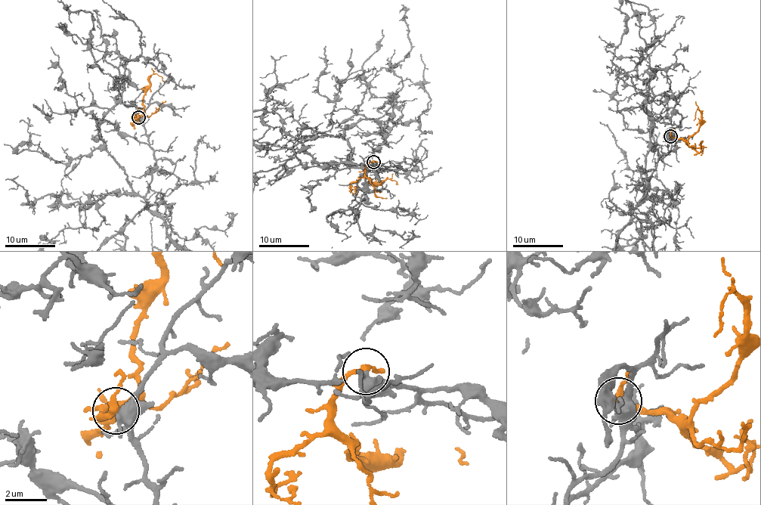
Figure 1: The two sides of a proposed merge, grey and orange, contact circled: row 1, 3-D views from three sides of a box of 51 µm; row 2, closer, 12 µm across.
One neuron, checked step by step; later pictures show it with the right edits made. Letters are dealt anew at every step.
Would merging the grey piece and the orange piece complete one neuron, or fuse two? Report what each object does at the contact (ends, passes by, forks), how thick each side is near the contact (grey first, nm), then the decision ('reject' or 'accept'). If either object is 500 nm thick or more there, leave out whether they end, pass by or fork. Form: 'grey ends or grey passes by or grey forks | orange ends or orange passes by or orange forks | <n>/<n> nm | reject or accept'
grey passes by | orange passes by | 400/240 nm | reject

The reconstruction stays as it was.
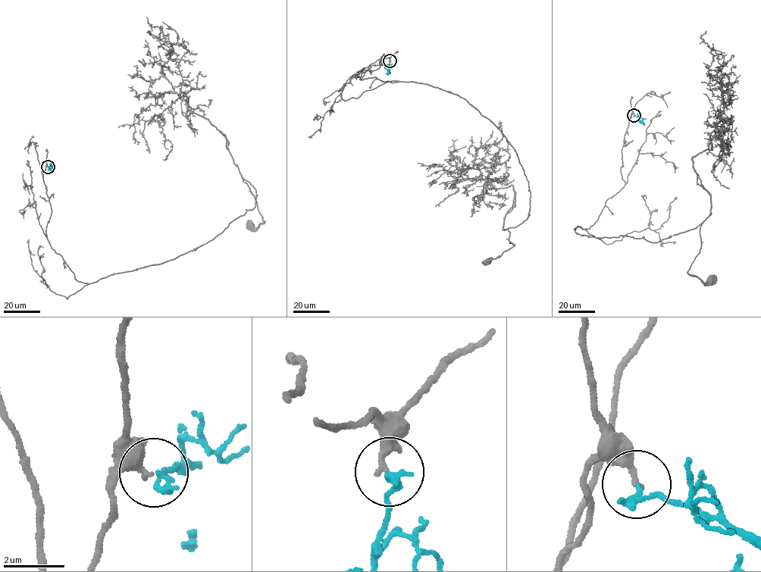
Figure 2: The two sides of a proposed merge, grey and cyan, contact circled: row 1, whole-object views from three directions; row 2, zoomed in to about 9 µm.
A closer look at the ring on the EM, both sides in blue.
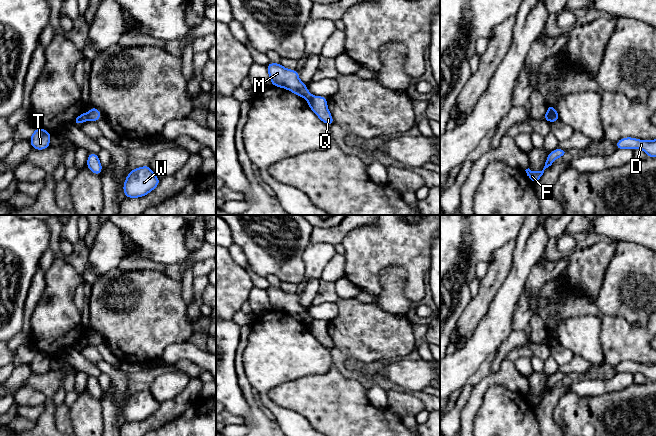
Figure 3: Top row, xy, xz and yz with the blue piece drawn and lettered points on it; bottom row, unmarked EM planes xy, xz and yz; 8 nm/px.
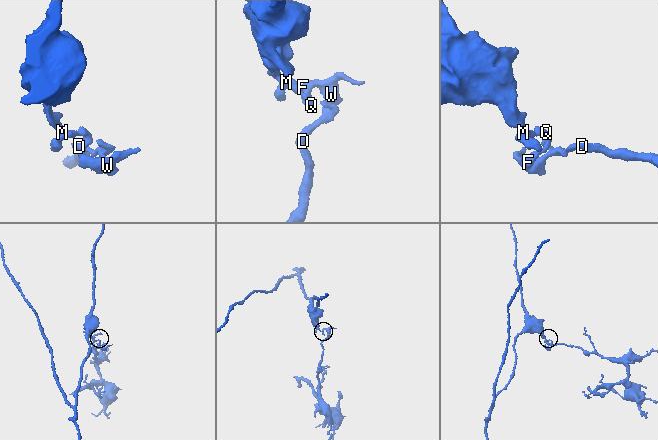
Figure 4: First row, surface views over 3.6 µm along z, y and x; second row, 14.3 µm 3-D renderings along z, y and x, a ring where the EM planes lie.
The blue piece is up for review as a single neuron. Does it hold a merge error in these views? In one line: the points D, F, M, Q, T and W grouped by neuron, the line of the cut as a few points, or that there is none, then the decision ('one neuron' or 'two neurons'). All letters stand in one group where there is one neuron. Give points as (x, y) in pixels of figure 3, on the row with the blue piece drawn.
D F Q W / M T; cut in xy along (85, 113), (87, 119); two neurons

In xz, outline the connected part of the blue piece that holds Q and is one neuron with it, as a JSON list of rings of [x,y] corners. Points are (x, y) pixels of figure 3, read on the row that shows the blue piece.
[[[312,96],[308,100],[308,106],[322,122],[330,126],[334,124],[334,120],[328,110],[327,102],[328,99],[323,96]]]

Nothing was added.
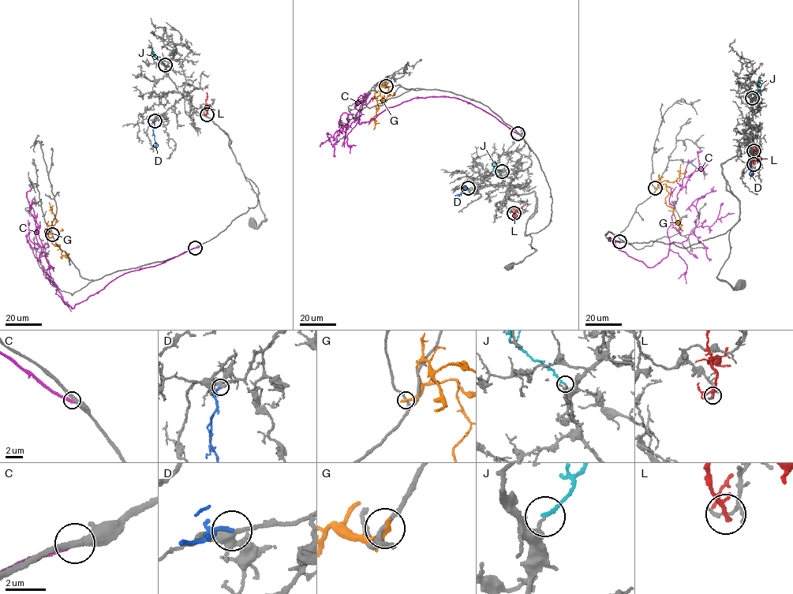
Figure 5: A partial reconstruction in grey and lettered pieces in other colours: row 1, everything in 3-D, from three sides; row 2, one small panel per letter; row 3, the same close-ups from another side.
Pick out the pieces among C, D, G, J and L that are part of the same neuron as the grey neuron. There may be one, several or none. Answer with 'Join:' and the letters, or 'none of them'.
Join: D, J

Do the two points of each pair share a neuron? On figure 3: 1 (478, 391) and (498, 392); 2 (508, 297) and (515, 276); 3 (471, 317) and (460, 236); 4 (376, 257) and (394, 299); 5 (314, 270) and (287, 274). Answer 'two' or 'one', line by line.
1: two
2: one
3: two
4: two
5: two

